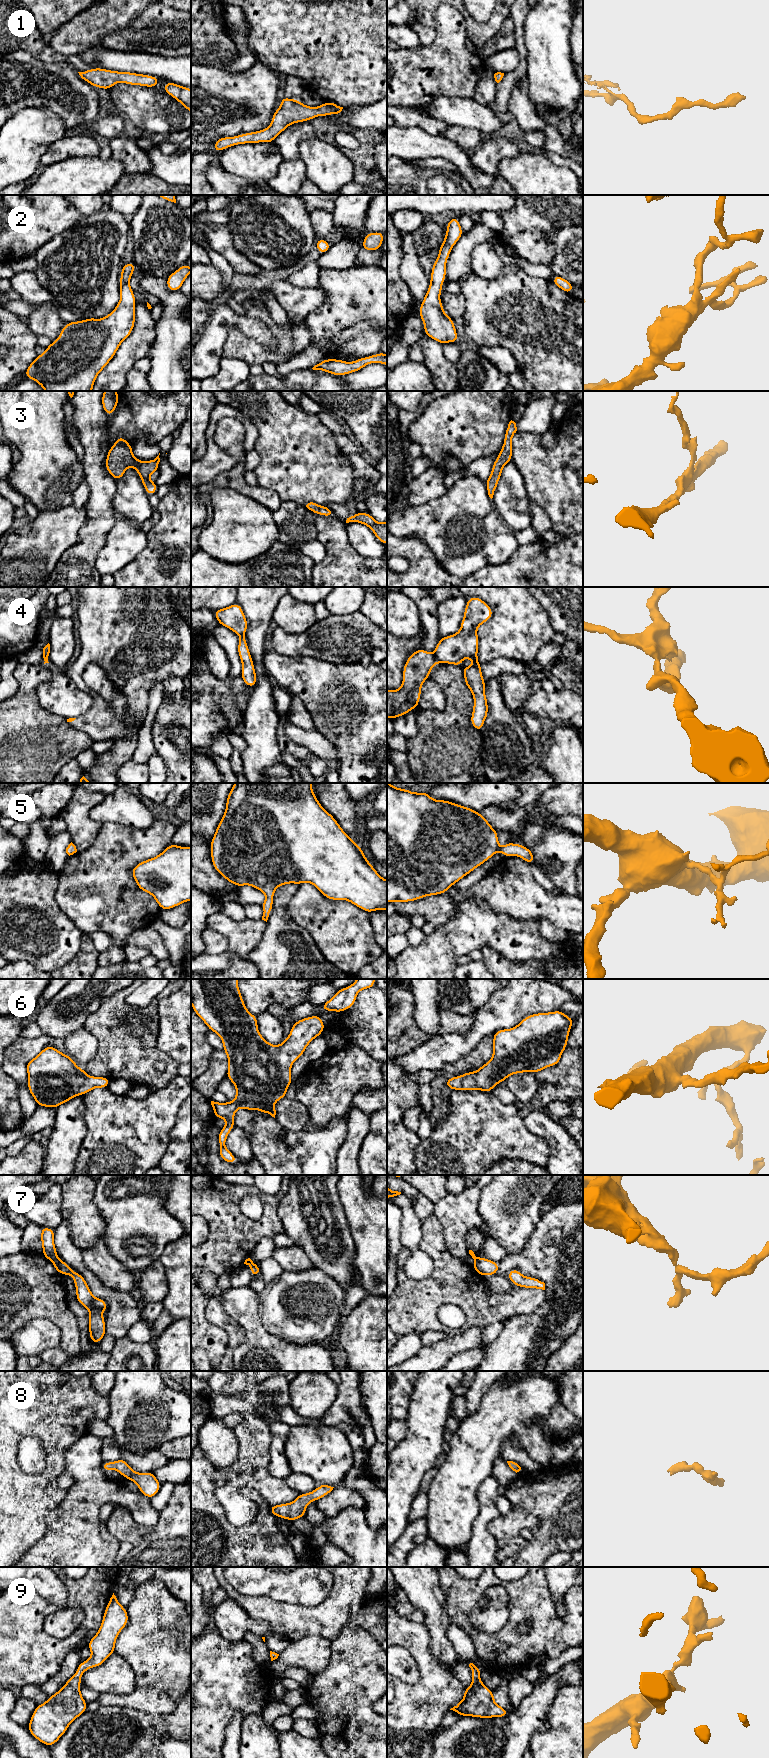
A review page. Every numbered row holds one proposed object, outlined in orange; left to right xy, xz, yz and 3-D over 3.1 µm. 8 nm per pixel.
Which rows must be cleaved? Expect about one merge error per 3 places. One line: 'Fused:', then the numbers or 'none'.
Fused: 4, 7

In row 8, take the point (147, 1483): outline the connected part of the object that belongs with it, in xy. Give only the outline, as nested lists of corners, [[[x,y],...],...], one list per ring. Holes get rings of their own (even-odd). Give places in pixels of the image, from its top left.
[[[122,1458],[115,1462],[102,1462],[101,1468],[104,1472],[107,1470],[117,1470],[124,1478],[134,1481],[141,1494],[150,1499],[158,1493],[161,1487],[161,1483],[153,1472],[137,1473]]]

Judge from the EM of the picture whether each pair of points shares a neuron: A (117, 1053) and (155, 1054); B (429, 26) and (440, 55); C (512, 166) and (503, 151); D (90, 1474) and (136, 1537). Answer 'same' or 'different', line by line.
A: same
B: different
C: different
D: different

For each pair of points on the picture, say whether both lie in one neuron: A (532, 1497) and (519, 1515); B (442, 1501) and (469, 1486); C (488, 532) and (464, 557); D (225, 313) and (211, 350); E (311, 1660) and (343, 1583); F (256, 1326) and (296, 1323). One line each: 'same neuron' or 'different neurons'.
A: different neurons
B: same neuron
C: same neuron
D: same neuron
E: different neurons
F: different neurons

